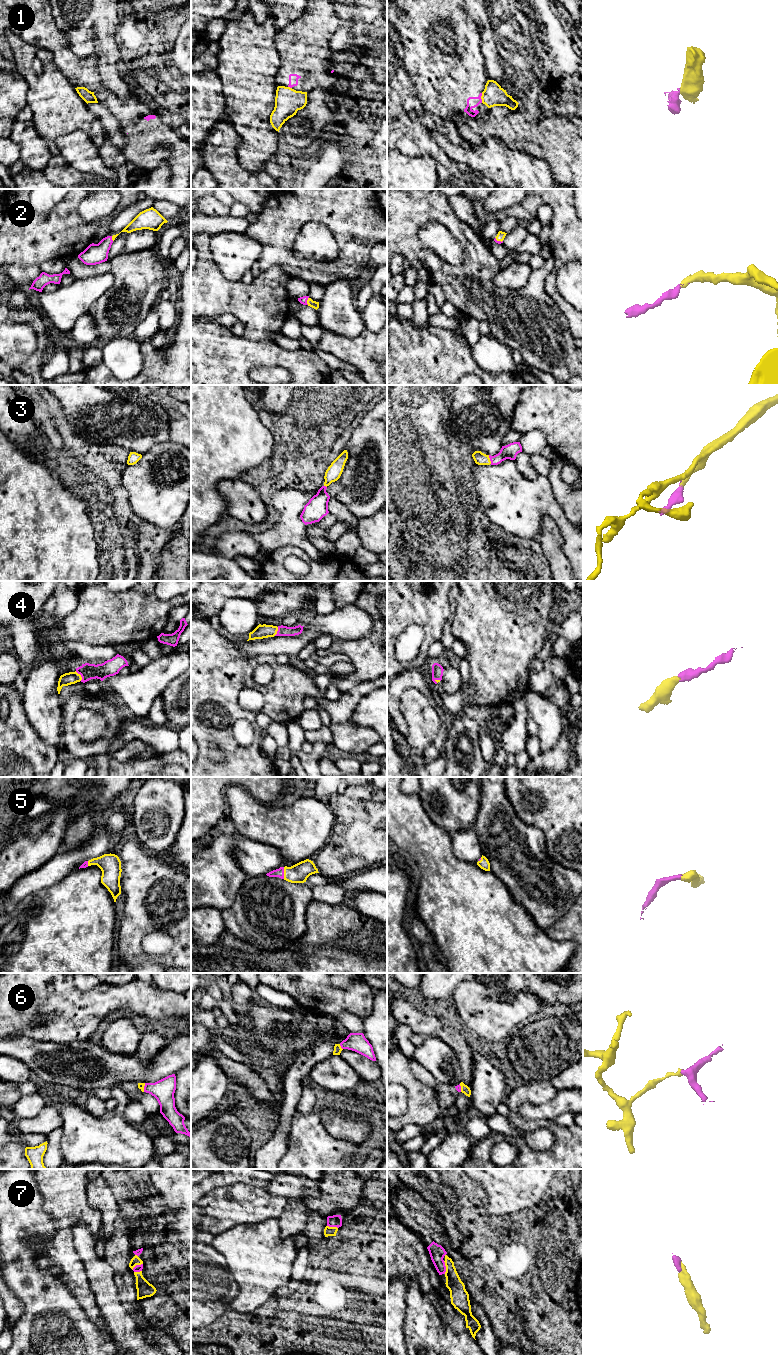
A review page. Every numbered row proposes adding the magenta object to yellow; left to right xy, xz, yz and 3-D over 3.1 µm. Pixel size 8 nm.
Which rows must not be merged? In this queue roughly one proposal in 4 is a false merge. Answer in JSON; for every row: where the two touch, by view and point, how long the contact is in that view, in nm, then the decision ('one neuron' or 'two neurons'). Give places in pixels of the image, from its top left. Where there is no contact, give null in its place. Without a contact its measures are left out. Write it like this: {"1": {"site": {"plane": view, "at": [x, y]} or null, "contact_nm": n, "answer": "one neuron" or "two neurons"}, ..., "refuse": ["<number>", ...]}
{"1": {"site": {"plane": "yz", "at": [481, 98]}, "contact_nm": 80, "answer": "two neurons"}, "2": {"site": {"plane": "xz", "at": [307, 301]}, "contact_nm": 60, "answer": "one neuron"}, "3": {"site": {"plane": "yz", "at": [489, 459]}, "contact_nm": 80, "answer": "one neuron"}, "4": {"site": {"plane": "xy", "at": [80, 675]}, "contact_nm": 90, "answer": "one neuron"}, "5": {"site": {"plane": "xz", "at": [284, 873]}, "contact_nm": 100, "answer": "one neuron"}, "6": {"site": {"plane": "xz", "at": [340, 1047]}, "contact_nm": 50, "answer": "one neuron"}, "7": {"site": {"plane": "yz", "at": [446, 1267]}, "contact_nm": 110, "answer": "one neuron"}, "refuse": ["1"]}

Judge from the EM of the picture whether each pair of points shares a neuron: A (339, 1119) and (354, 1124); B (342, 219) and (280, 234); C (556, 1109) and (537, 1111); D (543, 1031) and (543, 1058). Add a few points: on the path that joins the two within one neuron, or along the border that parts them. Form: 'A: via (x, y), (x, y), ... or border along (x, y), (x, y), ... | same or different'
A: via (343, 1123), (350, 1124) | same
B: via (327, 216), (299, 215), (295, 219) | same
C: via (551, 1110), (542, 1111) | same
D: via (543, 1038), (543, 1051) | same

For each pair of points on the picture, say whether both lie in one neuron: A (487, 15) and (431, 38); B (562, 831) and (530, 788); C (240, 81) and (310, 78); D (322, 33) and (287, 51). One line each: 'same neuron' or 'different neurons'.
A: different neurons
B: same neuron
C: different neurons
D: same neuron

